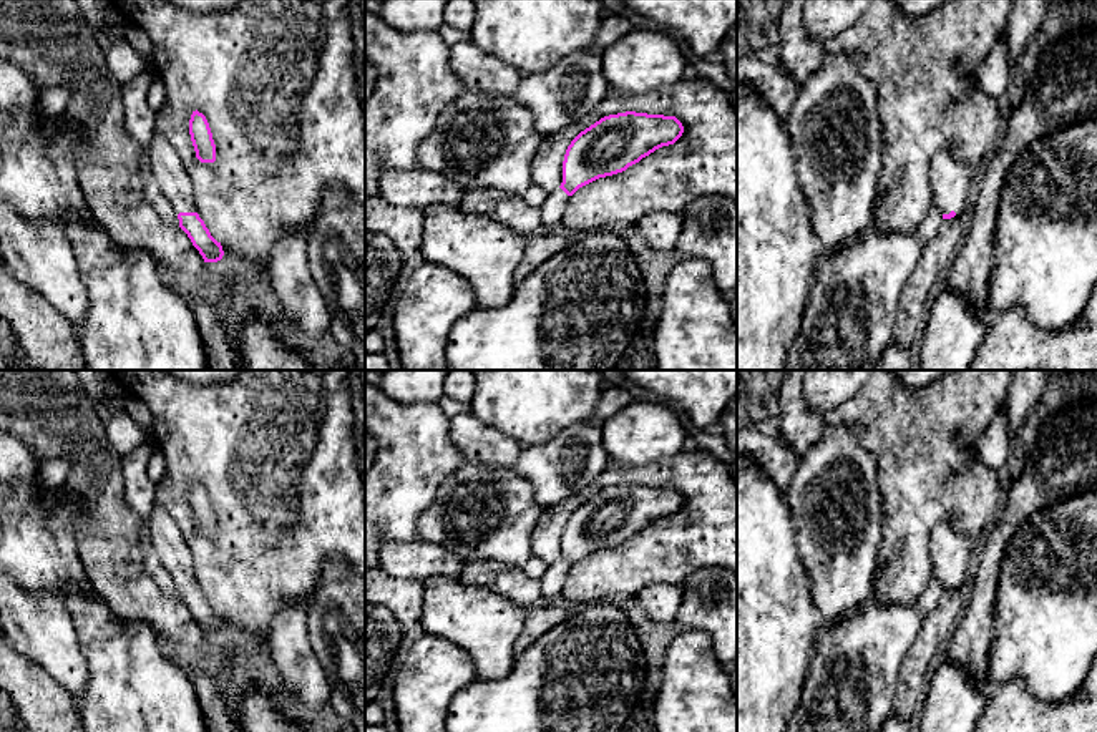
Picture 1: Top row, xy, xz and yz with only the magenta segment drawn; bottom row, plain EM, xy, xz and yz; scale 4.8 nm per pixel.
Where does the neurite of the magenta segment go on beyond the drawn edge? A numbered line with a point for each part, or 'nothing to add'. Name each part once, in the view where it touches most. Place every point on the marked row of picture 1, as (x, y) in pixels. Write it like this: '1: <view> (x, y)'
1: xy (175, 183)

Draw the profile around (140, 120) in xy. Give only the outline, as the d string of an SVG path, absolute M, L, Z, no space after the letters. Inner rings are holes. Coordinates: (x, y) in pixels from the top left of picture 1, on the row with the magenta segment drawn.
M148 68L121 88L124 126L126 131L138 141L141 149L141 178L144 181L148 201L166 224L179 226L178 212L163 194L149 159L149 143L154 133L158 113L154 113L148 105L148 91L154 76L154 70Z

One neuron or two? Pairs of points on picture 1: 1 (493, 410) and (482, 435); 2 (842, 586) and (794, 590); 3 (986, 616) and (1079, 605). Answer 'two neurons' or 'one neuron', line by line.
1: two neurons
2: two neurons
3: two neurons

